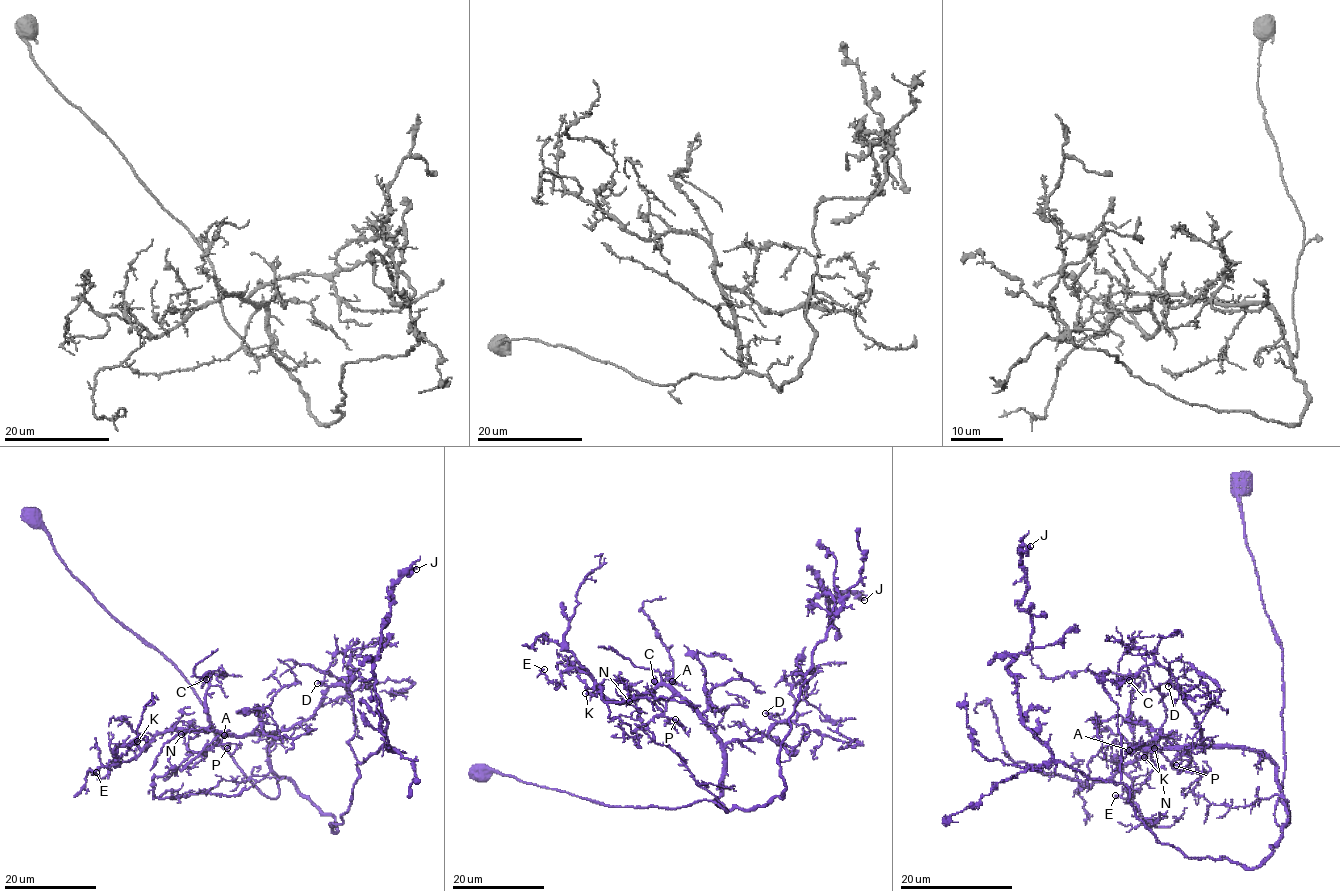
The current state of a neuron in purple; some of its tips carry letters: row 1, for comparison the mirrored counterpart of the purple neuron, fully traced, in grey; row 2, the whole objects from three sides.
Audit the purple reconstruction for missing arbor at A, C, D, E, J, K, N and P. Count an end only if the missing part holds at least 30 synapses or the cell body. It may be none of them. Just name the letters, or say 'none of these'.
none of these

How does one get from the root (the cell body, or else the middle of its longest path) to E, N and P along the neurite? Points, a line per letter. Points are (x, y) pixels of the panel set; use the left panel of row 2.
E: (30, 515), (180, 673), (240, 771), (279, 794), (275, 733), (165, 730), (96, 772)
N: (30, 515), (66, 569), (180, 673), (240, 771), (266, 796), (279, 794), (268, 761), (275, 733), (181, 734)
P: (30, 515), (66, 569), (180, 673), (240, 771), (279, 794), (275, 733), (220, 734), (227, 748)

